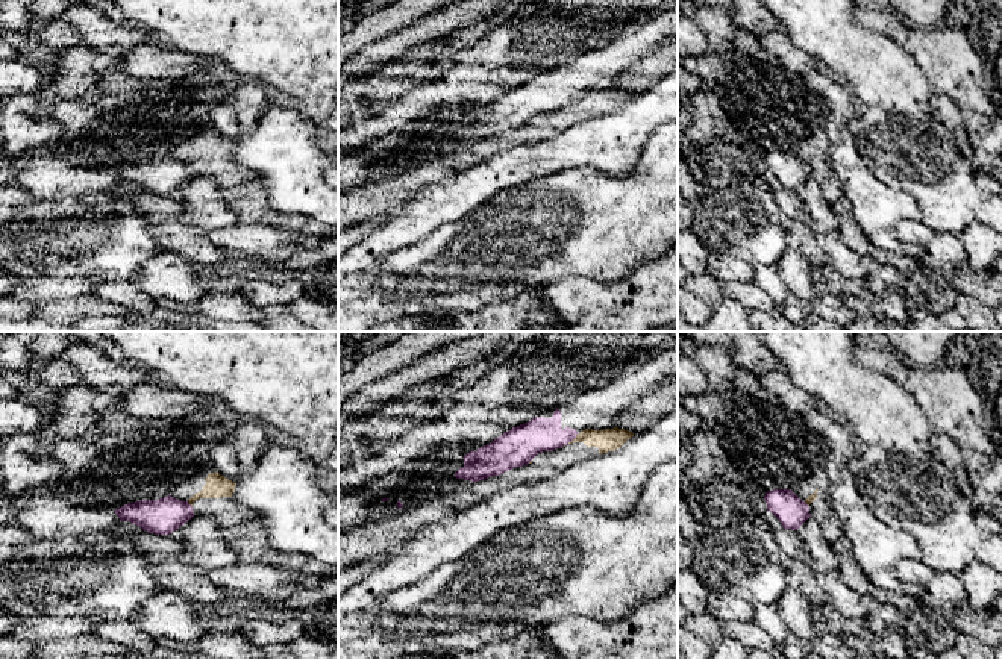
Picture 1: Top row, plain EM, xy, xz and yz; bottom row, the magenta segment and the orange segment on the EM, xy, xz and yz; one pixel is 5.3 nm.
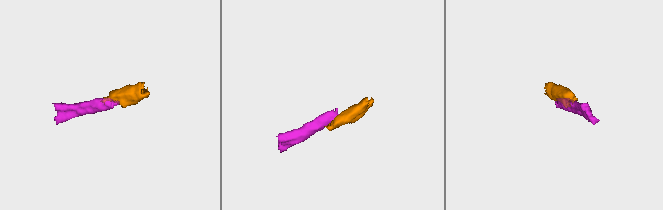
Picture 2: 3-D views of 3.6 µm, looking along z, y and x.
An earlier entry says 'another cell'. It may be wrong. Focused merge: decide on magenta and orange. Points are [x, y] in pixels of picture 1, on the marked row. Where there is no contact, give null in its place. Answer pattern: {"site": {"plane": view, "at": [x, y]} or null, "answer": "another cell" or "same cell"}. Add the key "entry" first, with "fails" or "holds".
{"entry": "holds", "site": {"plane": "xz", "at": [572, 440]}, "answer": "another cell"}

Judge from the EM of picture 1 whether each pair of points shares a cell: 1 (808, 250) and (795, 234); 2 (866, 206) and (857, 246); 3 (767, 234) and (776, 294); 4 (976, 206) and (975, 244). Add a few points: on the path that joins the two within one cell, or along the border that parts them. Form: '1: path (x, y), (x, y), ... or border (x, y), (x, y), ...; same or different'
1: path (807, 246), (799, 238); same
2: border (849, 214), (873, 244), (890, 250); different
3: border (775, 265), (755, 267); different
4: border (986, 224), (969, 223), (957, 234); different

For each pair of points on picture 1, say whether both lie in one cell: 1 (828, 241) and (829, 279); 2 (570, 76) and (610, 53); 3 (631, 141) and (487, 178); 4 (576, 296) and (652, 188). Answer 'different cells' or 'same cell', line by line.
1: different cells
2: same cell
3: same cell
4: different cells

